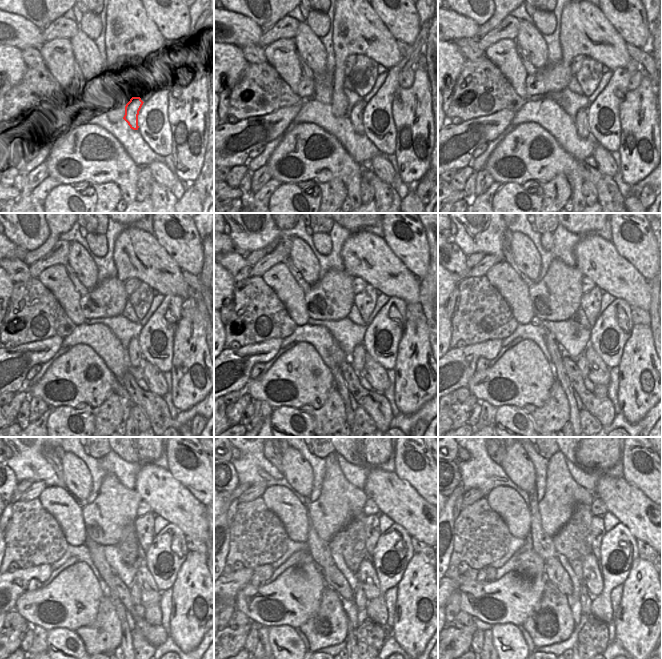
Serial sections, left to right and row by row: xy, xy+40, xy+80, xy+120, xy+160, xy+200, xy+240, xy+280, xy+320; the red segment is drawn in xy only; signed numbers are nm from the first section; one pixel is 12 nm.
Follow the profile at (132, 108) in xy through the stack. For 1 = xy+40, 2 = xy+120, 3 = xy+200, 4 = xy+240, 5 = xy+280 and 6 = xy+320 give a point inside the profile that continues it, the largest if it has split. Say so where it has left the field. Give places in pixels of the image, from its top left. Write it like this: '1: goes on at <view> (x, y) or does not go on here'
1: goes on at xy+40 (356, 113)
2: goes on at xy+120 (135, 356)
3: goes on at xy+200 (582, 363)
4: goes on at xy+240 (135, 591)
5: goes on at xy+280 (360, 600)
6: goes on at xy+320 (584, 598)

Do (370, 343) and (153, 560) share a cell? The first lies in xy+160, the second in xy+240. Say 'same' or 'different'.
same

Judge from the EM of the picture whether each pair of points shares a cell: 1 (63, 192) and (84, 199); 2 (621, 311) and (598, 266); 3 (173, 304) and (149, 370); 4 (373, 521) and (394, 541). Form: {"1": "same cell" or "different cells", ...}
{"1": "same cell", "2": "different cells", "3": "different cells", "4": "different cells"}

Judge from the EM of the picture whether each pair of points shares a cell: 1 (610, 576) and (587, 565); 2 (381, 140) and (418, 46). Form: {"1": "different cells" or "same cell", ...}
{"1": "different cells", "2": "same cell"}

